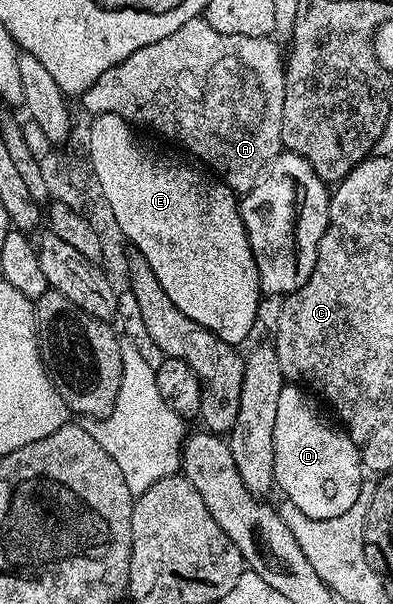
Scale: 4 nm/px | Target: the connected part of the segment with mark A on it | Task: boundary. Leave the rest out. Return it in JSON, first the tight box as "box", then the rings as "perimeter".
{"box":[82,16,286,195],"perimeter":[[[203,16],[195,17],[190,19],[190,23],[182,23],[174,35],[166,35],[166,39],[158,39],[158,43],[150,43],[150,47],[134,51],[134,55],[125,61],[98,75],[98,79],[94,79],[94,83],[82,95],[84,109],[88,115],[113,113],[129,121],[133,127],[145,125],[177,141],[197,157],[197,162],[205,161],[200,163],[237,194],[243,195],[256,184],[270,162],[282,151],[286,63],[282,58],[282,49],[275,43],[271,36],[222,35],[222,31],[214,31]]]}

